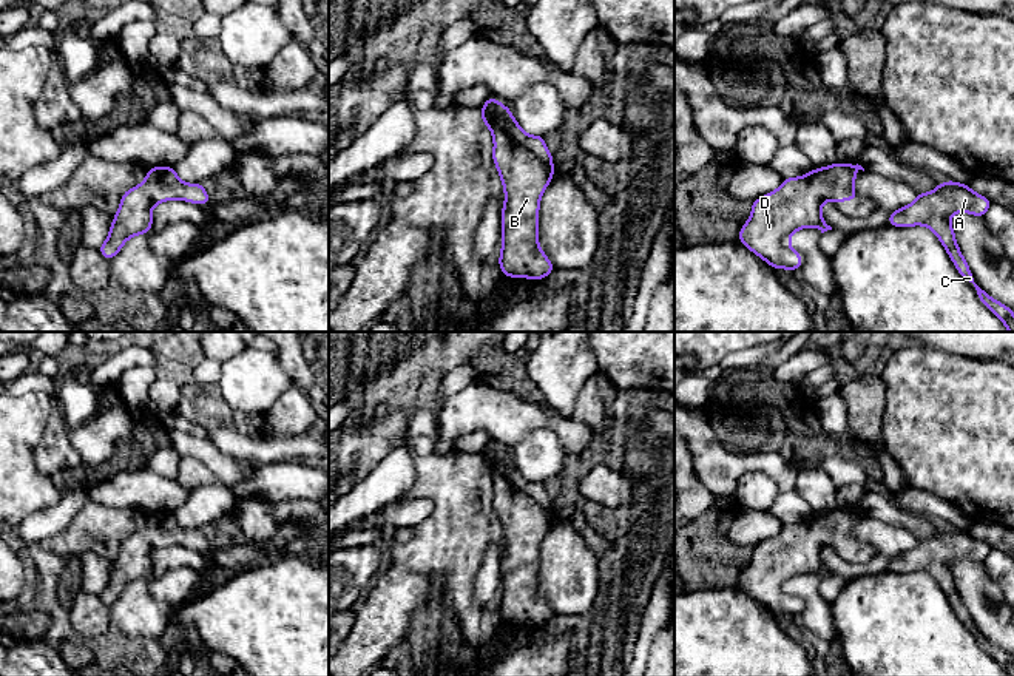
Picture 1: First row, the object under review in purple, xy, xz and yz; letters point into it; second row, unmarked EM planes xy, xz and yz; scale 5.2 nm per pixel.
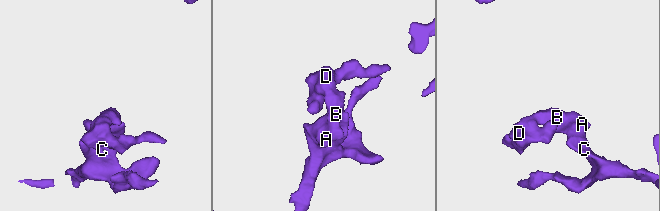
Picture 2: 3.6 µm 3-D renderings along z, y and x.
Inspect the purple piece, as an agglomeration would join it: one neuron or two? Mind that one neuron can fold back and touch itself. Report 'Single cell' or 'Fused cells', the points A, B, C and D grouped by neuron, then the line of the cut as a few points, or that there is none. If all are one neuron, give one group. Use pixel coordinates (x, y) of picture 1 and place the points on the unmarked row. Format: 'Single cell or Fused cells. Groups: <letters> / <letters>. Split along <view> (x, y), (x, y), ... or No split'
Single cell. Groups: A B C D. No split

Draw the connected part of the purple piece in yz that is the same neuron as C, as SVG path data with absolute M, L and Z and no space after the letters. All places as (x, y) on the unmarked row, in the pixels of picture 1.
M948 526L940 528L938 532L929 539L917 539L917 545L912 549L889 560L887 570L894 573L926 571L931 574L946 594L958 619L974 633L980 648L986 651L1008 676L1014 676L1014 657L991 644L974 625L955 588L954 574L949 566L957 557L985 562L989 553L991 546L983 540L974 539L968 529Z

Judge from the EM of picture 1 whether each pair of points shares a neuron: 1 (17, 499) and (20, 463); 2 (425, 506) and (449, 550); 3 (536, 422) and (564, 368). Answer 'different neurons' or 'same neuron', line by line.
1: same neuron
2: different neurons
3: different neurons

